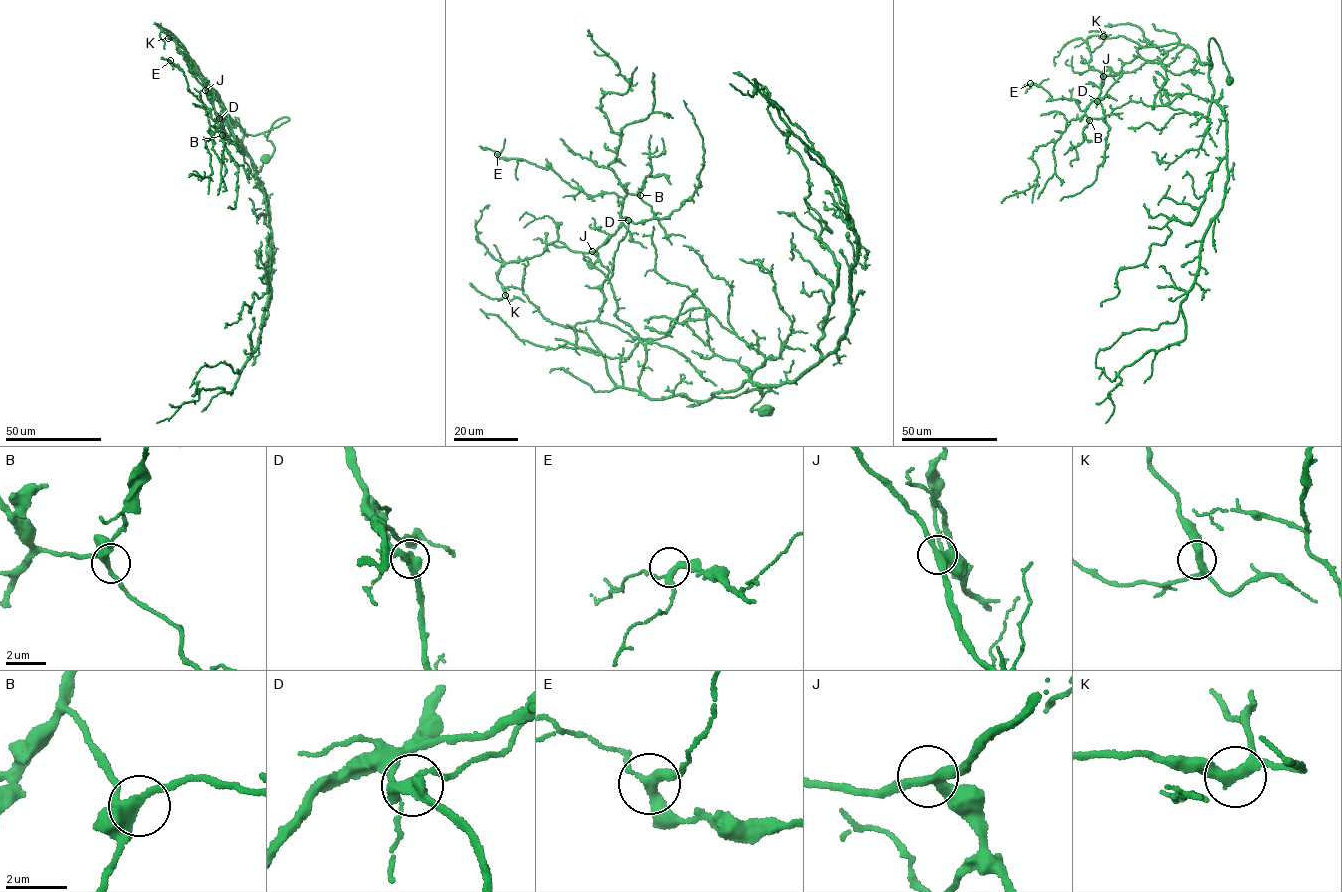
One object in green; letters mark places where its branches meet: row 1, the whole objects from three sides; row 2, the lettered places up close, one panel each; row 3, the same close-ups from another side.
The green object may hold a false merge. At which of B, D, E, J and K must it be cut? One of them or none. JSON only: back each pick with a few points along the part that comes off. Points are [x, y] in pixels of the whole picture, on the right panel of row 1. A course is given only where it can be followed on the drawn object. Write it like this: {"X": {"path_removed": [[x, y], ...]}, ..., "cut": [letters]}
{"D": {"path_removed": [[1097, 101], [1091, 102], [1081, 118], [1066, 122], [1058, 140], [1033, 152], [1037, 182], [1002, 203]]}, "cut": ["D"]}

